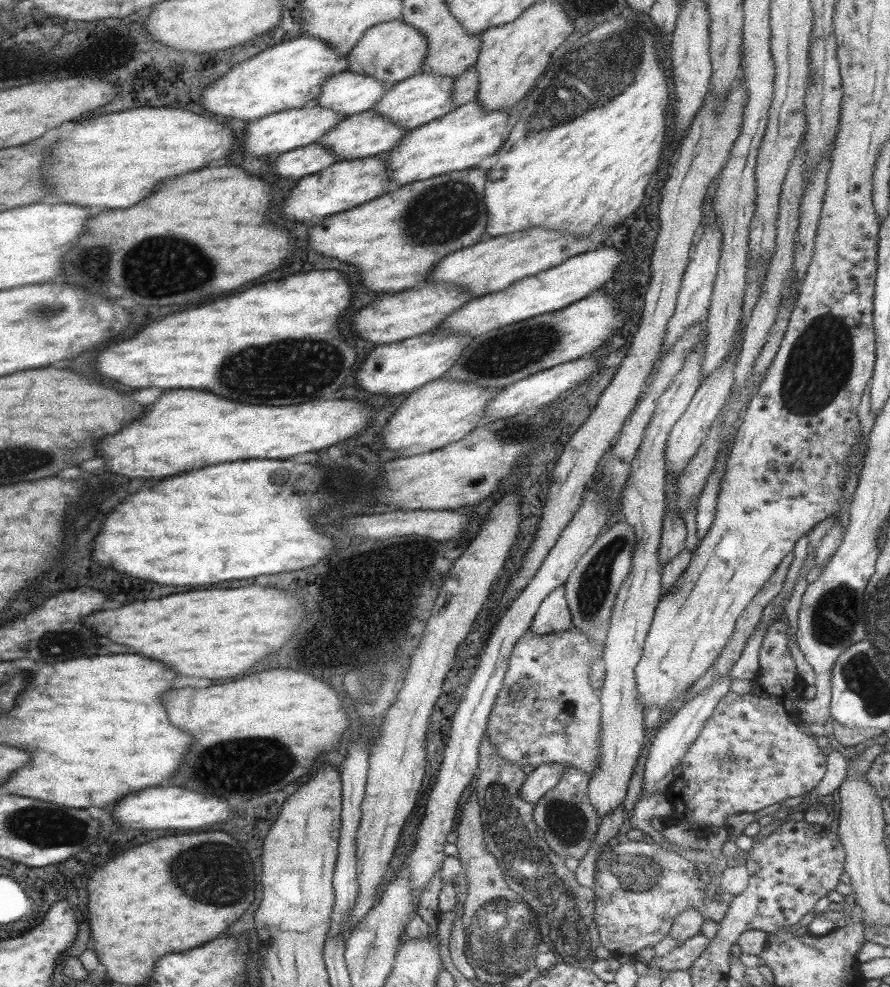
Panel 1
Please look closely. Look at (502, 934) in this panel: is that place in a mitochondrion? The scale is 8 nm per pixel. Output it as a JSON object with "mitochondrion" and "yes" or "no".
{"mitochondrion":"yes"}

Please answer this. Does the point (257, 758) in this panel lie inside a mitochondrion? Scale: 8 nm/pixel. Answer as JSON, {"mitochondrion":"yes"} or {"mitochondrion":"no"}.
{"mitochondrion":"yes"}

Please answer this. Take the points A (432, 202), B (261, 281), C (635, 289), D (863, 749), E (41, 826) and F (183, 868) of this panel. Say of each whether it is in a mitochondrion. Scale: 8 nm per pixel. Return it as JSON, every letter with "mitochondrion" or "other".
{"A":"mitochondrion","B":"other","C":"other","D":"other","E":"mitochondrion","F":"mitochondrion"}

